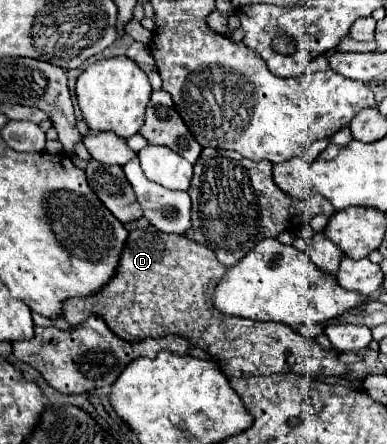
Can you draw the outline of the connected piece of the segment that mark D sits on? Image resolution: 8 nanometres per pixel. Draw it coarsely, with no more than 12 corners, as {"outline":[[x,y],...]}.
{"outline":[[128,234],[112,280],[62,302],[124,340],[186,336],[226,376],[342,376],[282,322],[224,316],[226,266],[180,234]]}

